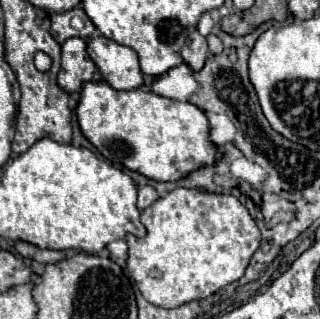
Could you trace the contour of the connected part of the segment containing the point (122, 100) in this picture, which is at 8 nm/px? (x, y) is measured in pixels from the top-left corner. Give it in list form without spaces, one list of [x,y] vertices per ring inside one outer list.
[[[87,82],[81,90],[77,120],[85,138],[113,164],[125,166],[157,182],[177,182],[189,172],[213,166],[223,158],[209,140],[209,120],[191,102],[177,102],[155,92],[119,92],[107,82]]]

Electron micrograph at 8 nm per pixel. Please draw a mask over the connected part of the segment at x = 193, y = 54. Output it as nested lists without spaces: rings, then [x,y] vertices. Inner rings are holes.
[[[193,30],[189,34],[189,40],[185,42],[185,48],[181,48],[181,56],[183,60],[197,72],[203,68],[207,56],[209,56],[209,46],[207,46],[207,38],[201,36],[197,30]]]

